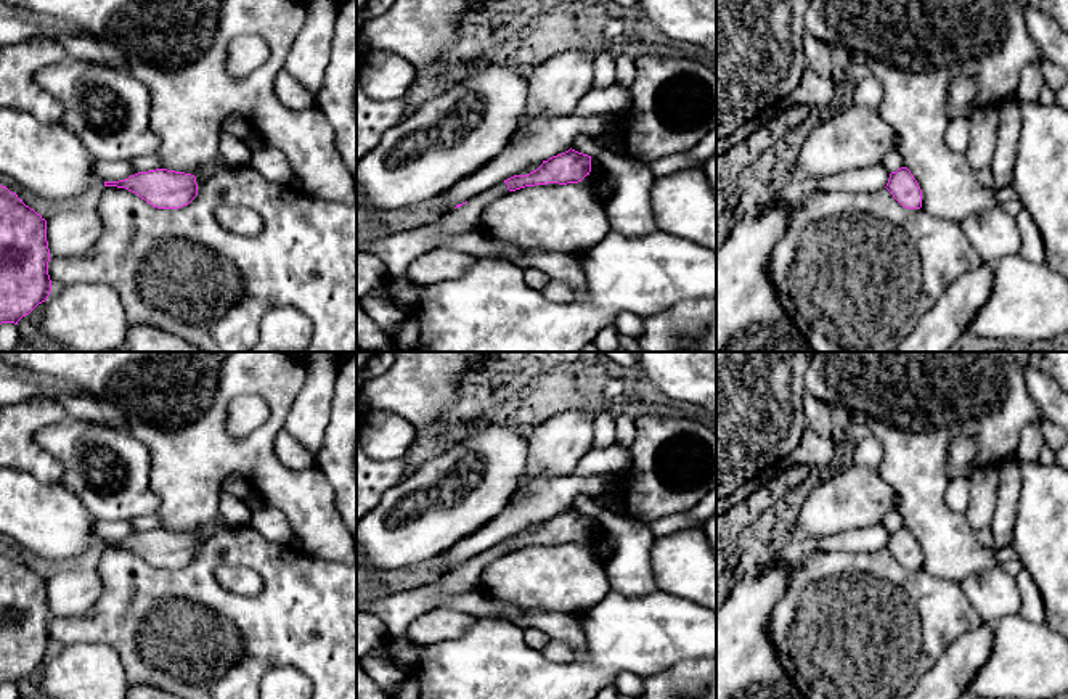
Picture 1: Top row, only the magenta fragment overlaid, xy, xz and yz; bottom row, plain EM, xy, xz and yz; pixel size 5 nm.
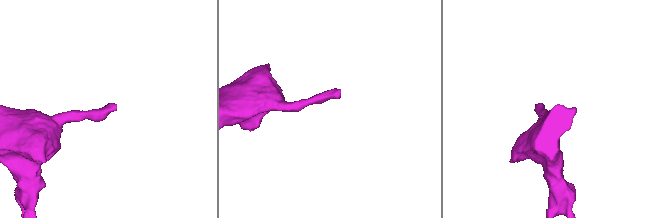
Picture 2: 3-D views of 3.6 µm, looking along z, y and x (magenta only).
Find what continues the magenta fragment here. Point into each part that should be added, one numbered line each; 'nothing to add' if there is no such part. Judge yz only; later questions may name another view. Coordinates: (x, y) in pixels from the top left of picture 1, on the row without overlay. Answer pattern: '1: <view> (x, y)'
nothing to add

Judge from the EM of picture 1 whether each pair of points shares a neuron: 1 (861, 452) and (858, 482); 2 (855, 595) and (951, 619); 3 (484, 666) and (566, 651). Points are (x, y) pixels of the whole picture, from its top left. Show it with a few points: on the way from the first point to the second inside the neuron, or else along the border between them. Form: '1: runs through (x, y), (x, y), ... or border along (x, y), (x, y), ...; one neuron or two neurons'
1: border along (853, 465), (876, 468); two neurons
2: runs through (879, 616), (927, 616); one neuron
3: border along (540, 651), (554, 661), (574, 661); two neurons

